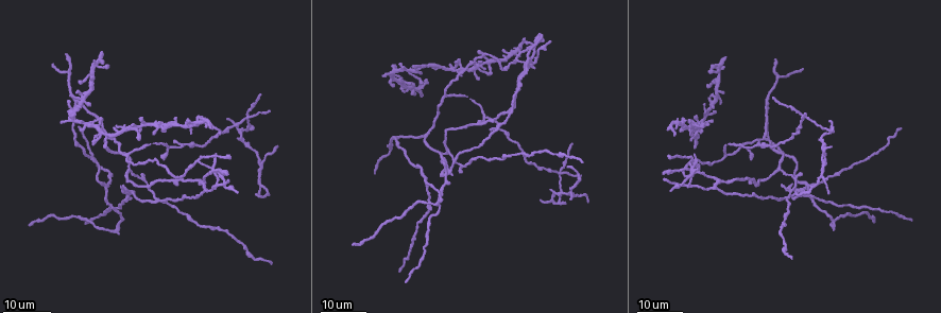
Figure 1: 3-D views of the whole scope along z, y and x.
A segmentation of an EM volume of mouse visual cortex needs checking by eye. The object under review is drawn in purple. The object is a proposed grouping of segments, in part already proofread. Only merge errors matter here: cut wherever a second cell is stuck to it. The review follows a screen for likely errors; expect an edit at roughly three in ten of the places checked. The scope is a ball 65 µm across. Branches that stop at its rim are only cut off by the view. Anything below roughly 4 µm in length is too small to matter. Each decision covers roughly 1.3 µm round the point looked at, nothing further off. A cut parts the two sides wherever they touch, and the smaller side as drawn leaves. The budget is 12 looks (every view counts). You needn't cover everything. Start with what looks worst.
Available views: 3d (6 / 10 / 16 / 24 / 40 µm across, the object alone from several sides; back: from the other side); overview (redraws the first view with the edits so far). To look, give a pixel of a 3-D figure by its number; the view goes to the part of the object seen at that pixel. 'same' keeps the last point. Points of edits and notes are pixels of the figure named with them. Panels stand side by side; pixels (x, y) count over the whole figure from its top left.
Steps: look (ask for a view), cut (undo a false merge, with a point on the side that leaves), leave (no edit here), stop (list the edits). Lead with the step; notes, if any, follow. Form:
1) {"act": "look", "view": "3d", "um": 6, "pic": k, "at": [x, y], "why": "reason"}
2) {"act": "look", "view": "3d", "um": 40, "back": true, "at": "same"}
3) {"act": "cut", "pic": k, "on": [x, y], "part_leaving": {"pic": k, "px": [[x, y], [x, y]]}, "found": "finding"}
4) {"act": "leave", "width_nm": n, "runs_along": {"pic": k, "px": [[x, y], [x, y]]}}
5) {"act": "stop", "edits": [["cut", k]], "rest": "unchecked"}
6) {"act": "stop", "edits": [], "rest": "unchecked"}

{"act": "look", "view": "3d", "um": 16, "pic": 1, "at": [559, 176], "why": "four or more arms meet"}

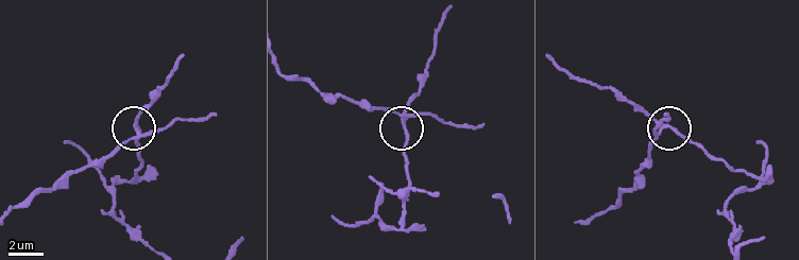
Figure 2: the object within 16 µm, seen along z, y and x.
{"act": "look", "view": "3d", "um": 6, "pic": 2, "at": [405, 119]}

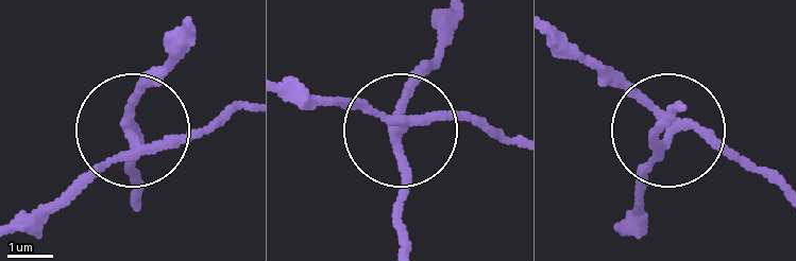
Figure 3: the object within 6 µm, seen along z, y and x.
{"act": "cut", "pic": 3, "on": [142, 84], "part_leaving": {"pic": 3, "px": [[134, 146], [134, 127], [134, 185]]}, "found": "two cells meet here"}

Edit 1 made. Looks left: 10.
{"act": "look", "view": "3d", "um": 16, "pic": 1, "at": [691, 170], "why": "looks like a crossing"}

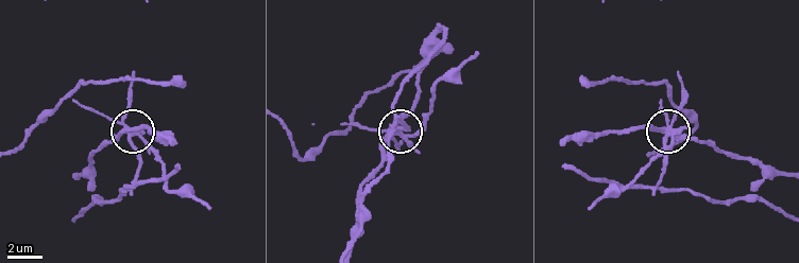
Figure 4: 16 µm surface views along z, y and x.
{"act": "look", "view": "3d", "um": 10, "pic": 4, "at": [127, 132], "why": "closer look"}

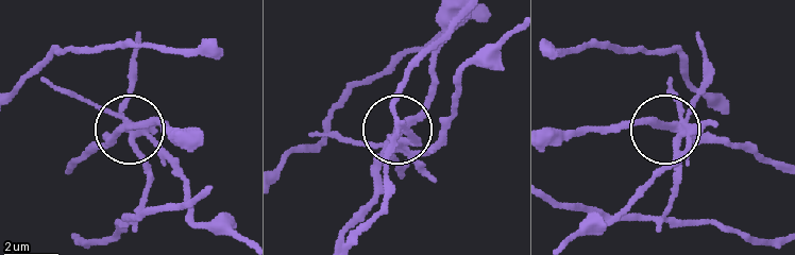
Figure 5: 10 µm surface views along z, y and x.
{"act": "cut", "pic": 5, "on": [133, 89], "part_leaving": {"pic": 5, "px": [[399, 148], [417, 142], [391, 142], [377, 211], [353, 245]]}, "found": "a second cell is stuck on"}

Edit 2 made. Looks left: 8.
{"act": "look", "view": "overview"}

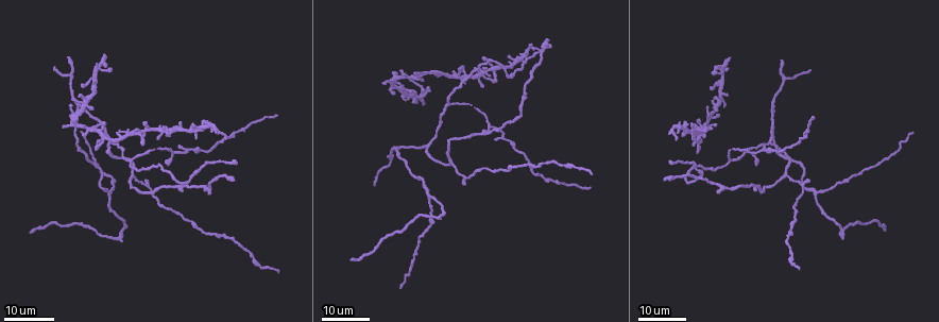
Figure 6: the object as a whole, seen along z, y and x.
{"act": "look", "view": "3d", "um": 16, "pic": 6, "at": [77, 108]}

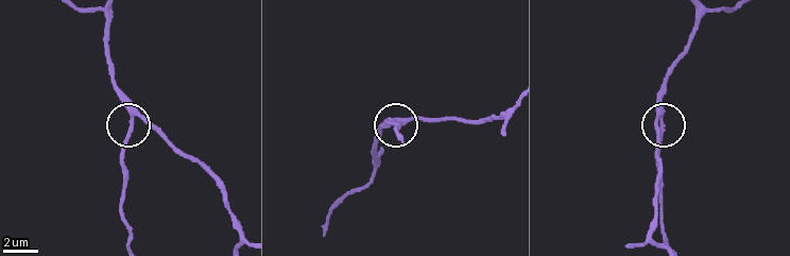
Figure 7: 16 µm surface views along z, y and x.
{"act": "look", "view": "3d", "um": 6, "pic": 7, "at": [132, 116]}

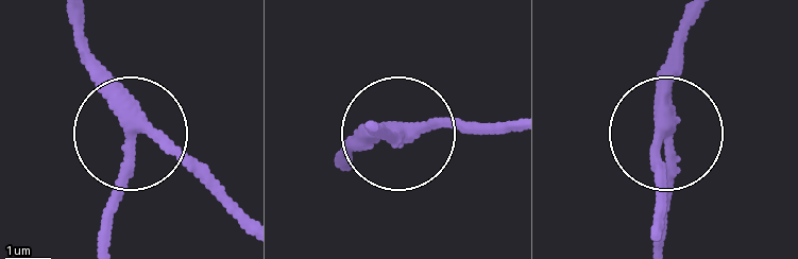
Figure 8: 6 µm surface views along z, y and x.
{"act": "leave", "arms": 3, "found": "one cell here"}

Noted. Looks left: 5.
{"act": "look", "view": "3d", "um": 24, "pic": 6, "at": [814, 193], "why": "a fork"}

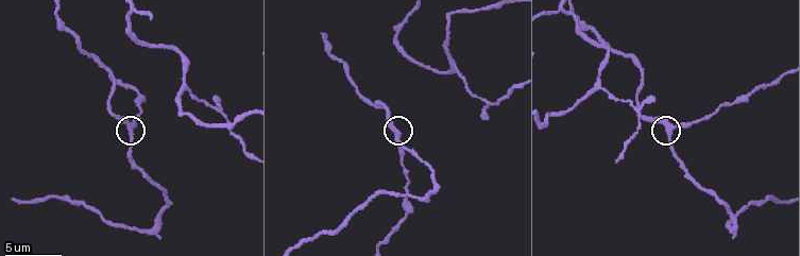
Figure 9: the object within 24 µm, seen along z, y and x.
{"act": "look", "view": "3d", "um": 6, "pic": 9, "at": [131, 131]}

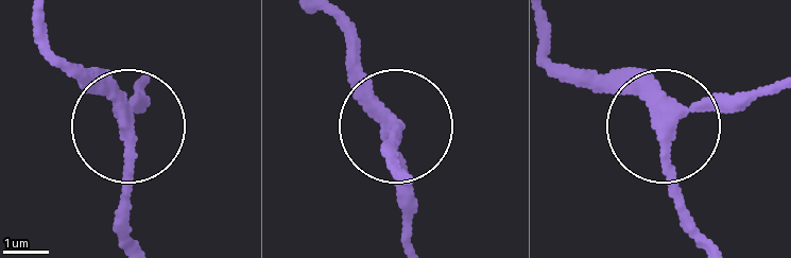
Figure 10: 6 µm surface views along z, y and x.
{"act": "leave", "runs_along": {"pic": 10, "px": [[557, 63], [615, 82], [660, 120], [774, 90]]}, "found": "one cell here"}

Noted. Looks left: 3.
{"act": "look", "view": "3d", "um": 6, "pic": 9, "at": [151, 233], "why": "two arms in line, one across"}

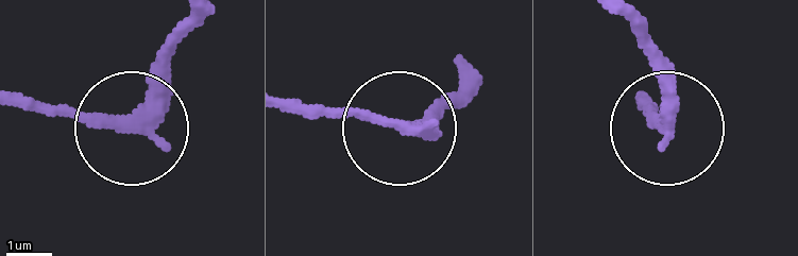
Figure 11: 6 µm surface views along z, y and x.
{"act": "leave", "width_nm": 260, "runs_along": {"pic": 11, "px": [[188, 15], [131, 125], [21, 106]]}, "found": "one cell here"}

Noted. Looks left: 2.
{"act": "stop", "edits": [["cut", 3], ["cut", 5]], "rest": "unchecked"}

